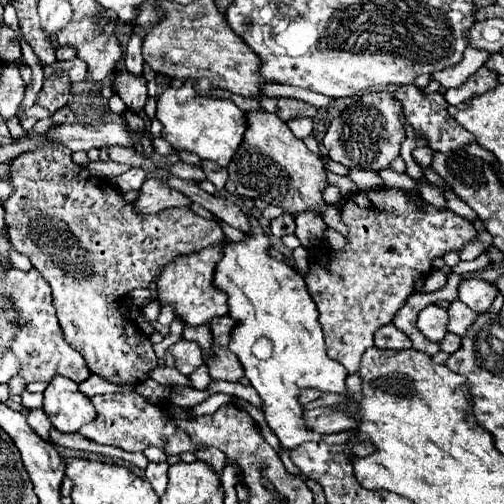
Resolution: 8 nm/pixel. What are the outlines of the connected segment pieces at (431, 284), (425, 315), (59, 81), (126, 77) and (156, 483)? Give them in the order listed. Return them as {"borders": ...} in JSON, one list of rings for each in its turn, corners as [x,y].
{"borders":[[[[433,271],[433,273],[425,279],[425,283],[423,283],[423,287],[421,287],[419,291],[423,291],[423,293],[439,291],[439,289],[443,289],[445,281],[447,281],[447,275],[445,275],[445,273],[441,273],[441,271]]],[[[429,305],[419,313],[417,329],[431,341],[441,341],[447,333],[447,311],[439,305]]],[[[47,75],[43,79],[43,89],[39,93],[37,105],[45,107],[49,113],[55,113],[67,103],[69,89],[71,89],[71,83],[67,75]]],[[[119,67],[115,71],[113,79],[115,93],[123,99],[129,111],[137,111],[147,101],[147,81],[143,75],[131,75],[125,67]]],[[[167,461],[165,463],[149,463],[145,469],[145,477],[153,485],[157,495],[163,495],[165,487],[167,487],[167,469],[169,469]]]]}

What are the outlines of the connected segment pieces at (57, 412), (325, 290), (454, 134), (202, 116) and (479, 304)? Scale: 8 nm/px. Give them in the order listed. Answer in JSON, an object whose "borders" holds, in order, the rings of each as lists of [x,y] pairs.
{"borders":[[[[55,377],[45,389],[43,409],[53,427],[61,433],[75,433],[95,419],[95,407],[71,379]]],[[[389,187],[377,191],[359,191],[347,197],[341,209],[341,217],[349,227],[349,241],[345,251],[331,253],[325,245],[317,245],[317,255],[329,257],[329,269],[323,269],[319,263],[311,265],[305,283],[319,311],[319,323],[325,333],[327,355],[339,361],[349,373],[353,373],[359,369],[359,359],[363,351],[367,347],[373,347],[373,333],[379,327],[391,323],[393,315],[413,293],[415,279],[431,273],[431,263],[435,257],[443,257],[449,251],[461,251],[461,247],[475,237],[475,229],[469,221],[455,215],[453,211],[439,211],[429,203],[417,205],[417,201],[411,199],[407,193]]],[[[403,85],[403,87],[399,87],[395,91],[395,97],[403,103],[405,117],[411,123],[411,127],[415,129],[417,137],[423,137],[427,141],[427,145],[435,153],[459,151],[459,149],[465,149],[471,143],[475,143],[475,137],[469,131],[465,131],[463,127],[459,127],[459,123],[449,115],[447,101],[445,101],[445,97],[441,93],[429,93],[429,95],[425,95],[423,89],[419,89],[415,85]]],[[[187,81],[181,89],[167,87],[157,99],[157,119],[163,123],[163,139],[167,139],[175,149],[187,149],[201,159],[215,161],[227,167],[243,141],[247,129],[247,115],[231,99],[217,99],[199,95],[193,83]]],[[[465,279],[459,285],[459,301],[463,301],[473,311],[487,311],[497,295],[499,289],[495,283],[485,279]]]]}

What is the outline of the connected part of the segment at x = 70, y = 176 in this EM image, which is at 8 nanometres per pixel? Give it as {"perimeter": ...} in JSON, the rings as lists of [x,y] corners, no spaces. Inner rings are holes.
{"perimeter":[[[43,147],[43,151],[31,151],[31,155],[19,155],[11,163],[13,195],[5,205],[5,223],[11,245],[27,255],[33,267],[53,289],[53,305],[65,341],[83,355],[91,373],[115,383],[115,385],[139,385],[149,379],[149,373],[157,367],[157,357],[149,339],[143,339],[139,327],[131,327],[123,319],[119,305],[137,287],[149,287],[149,283],[163,271],[177,255],[189,255],[225,235],[215,221],[207,221],[189,207],[171,207],[159,215],[135,215],[133,203],[111,185],[107,179],[99,179],[71,161],[67,147]]]}

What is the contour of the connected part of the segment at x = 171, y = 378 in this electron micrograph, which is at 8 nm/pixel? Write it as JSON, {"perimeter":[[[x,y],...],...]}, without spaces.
{"perimeter":[[[157,367],[153,373],[151,373],[151,379],[155,379],[157,383],[163,383],[163,385],[183,385],[183,387],[189,387],[191,385],[191,379],[183,373],[179,373],[175,367],[169,369],[169,367]]]}

